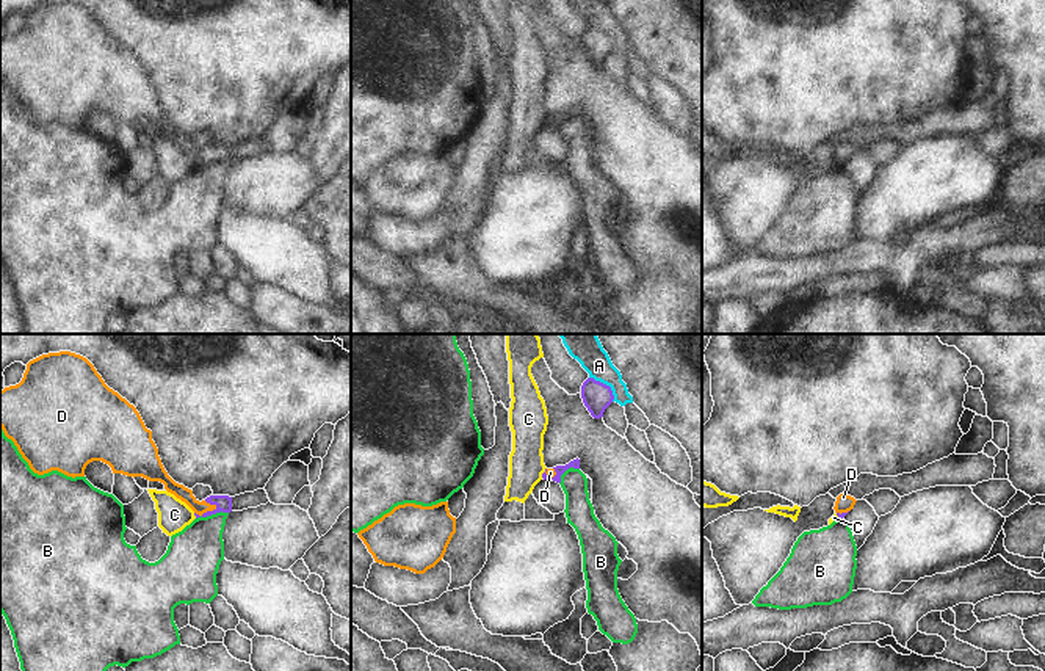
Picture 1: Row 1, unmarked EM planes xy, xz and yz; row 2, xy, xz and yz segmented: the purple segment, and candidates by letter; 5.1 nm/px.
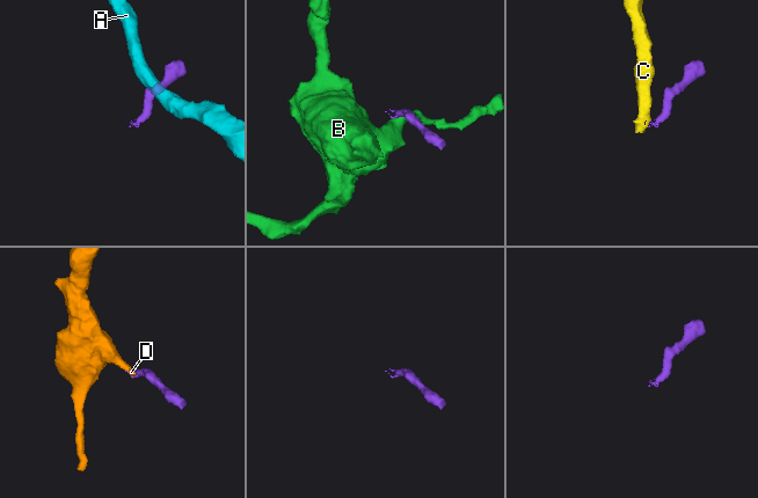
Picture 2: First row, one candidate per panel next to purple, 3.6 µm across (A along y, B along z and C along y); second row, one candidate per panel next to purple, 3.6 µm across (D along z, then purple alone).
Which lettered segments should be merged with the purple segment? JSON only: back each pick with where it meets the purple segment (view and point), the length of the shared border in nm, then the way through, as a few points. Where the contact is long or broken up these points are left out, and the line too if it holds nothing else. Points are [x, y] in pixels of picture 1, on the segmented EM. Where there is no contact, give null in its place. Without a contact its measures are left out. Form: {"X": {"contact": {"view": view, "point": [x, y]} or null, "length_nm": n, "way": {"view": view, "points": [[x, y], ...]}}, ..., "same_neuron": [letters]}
{"D": {"contact": {"view": "xy", "point": [207, 511]}, "length_nm": 130, "way": {"view": "xy", "points": [[223, 504], [207, 511], [196, 507], [182, 493]]}}, "same_neuron": ["D"]}

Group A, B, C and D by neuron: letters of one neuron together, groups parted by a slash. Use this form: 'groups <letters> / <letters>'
groups A / B / C / D

